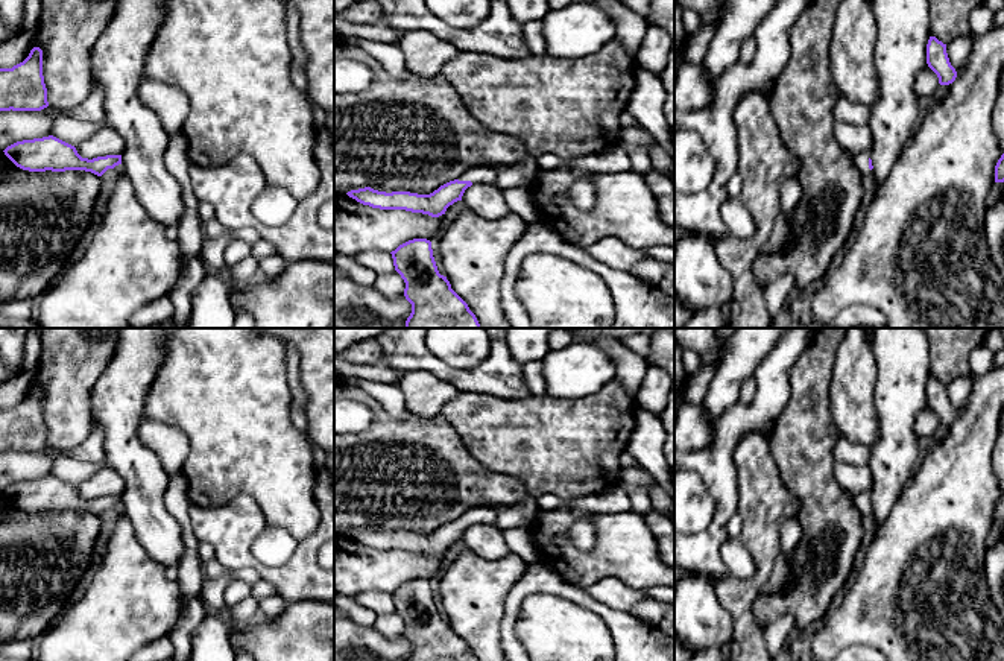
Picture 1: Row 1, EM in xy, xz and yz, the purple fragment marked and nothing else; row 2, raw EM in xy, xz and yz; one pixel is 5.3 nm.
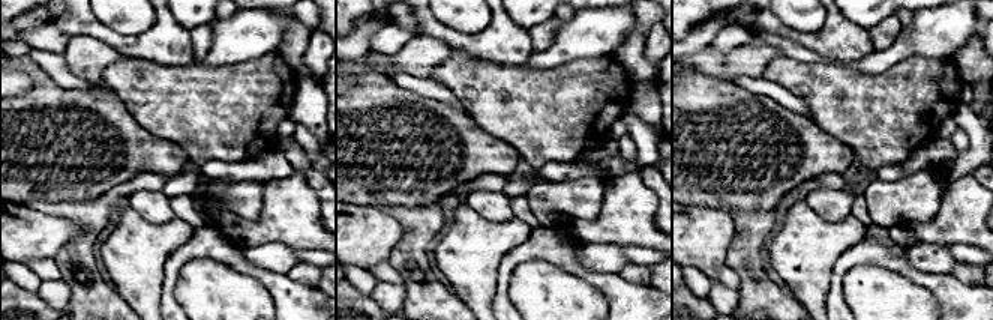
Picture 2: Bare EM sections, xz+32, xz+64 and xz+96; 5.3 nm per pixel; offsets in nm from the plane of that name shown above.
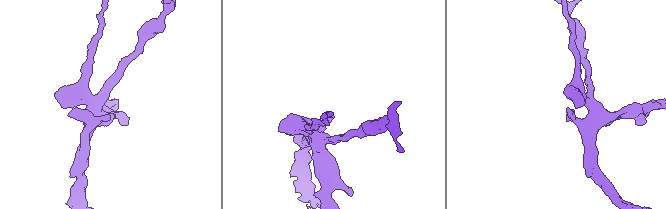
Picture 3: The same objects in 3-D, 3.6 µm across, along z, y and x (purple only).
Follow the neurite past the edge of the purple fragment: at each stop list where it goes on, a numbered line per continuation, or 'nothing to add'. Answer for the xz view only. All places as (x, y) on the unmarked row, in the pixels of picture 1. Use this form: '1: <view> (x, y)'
1: xz (435, 582)

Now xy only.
1: xy (110, 518)

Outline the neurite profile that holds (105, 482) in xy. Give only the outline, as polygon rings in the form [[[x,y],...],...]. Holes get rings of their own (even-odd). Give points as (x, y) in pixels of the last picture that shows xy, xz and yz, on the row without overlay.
[[[103,465],[93,477],[76,486],[82,498],[97,498],[106,495],[122,495],[125,483],[122,477],[108,465]]]

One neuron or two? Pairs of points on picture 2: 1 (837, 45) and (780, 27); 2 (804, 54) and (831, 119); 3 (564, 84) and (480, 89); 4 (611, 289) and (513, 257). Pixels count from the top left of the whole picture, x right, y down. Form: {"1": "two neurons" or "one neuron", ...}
{"1": "one neuron", "2": "two neurons", "3": "one neuron", "4": "one neuron"}

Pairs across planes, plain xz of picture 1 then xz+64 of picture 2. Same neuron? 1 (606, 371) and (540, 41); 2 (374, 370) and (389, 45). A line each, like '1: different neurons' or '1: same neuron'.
1: different neurons
2: same neuron

